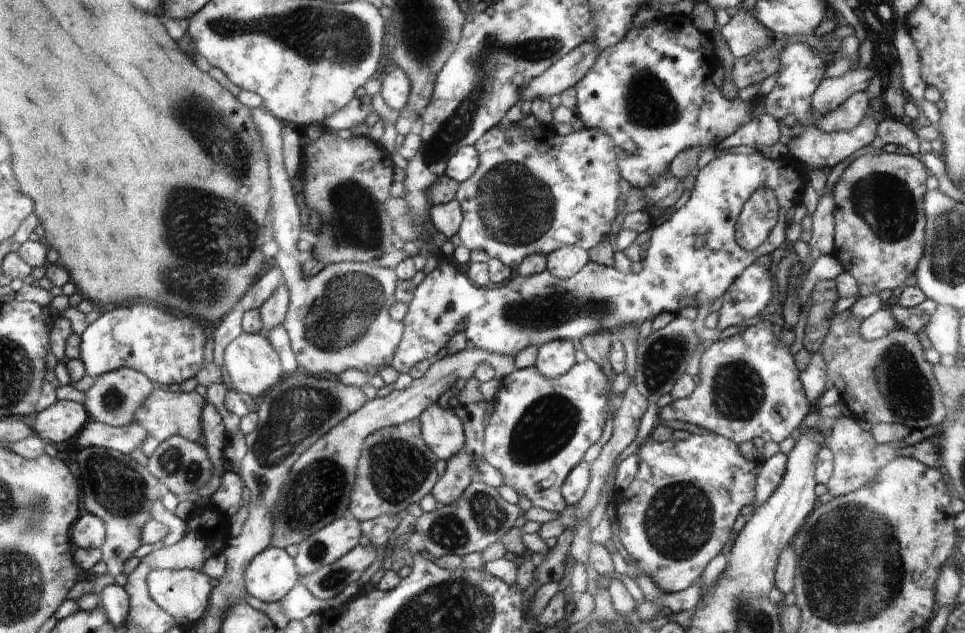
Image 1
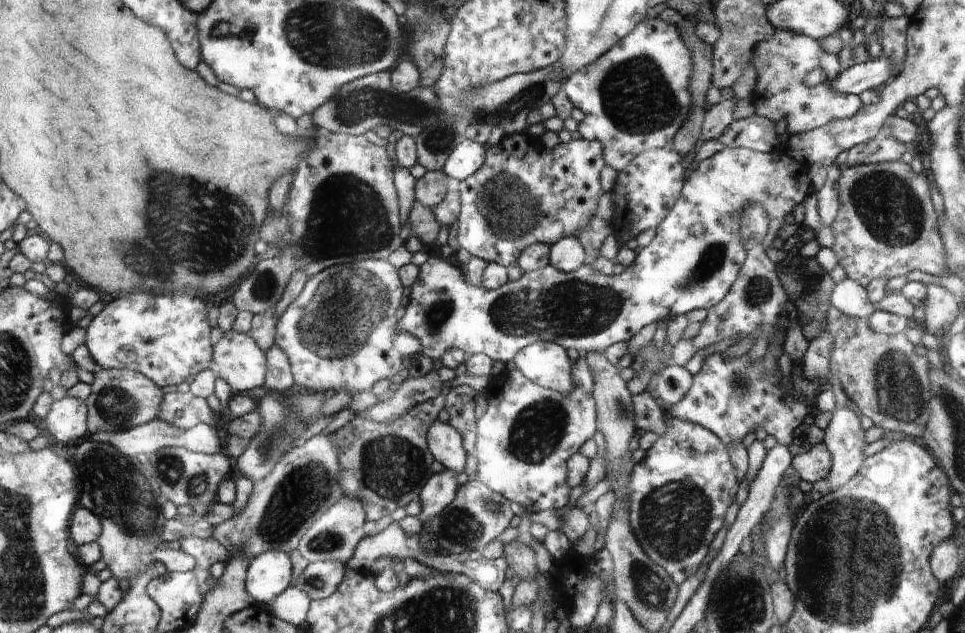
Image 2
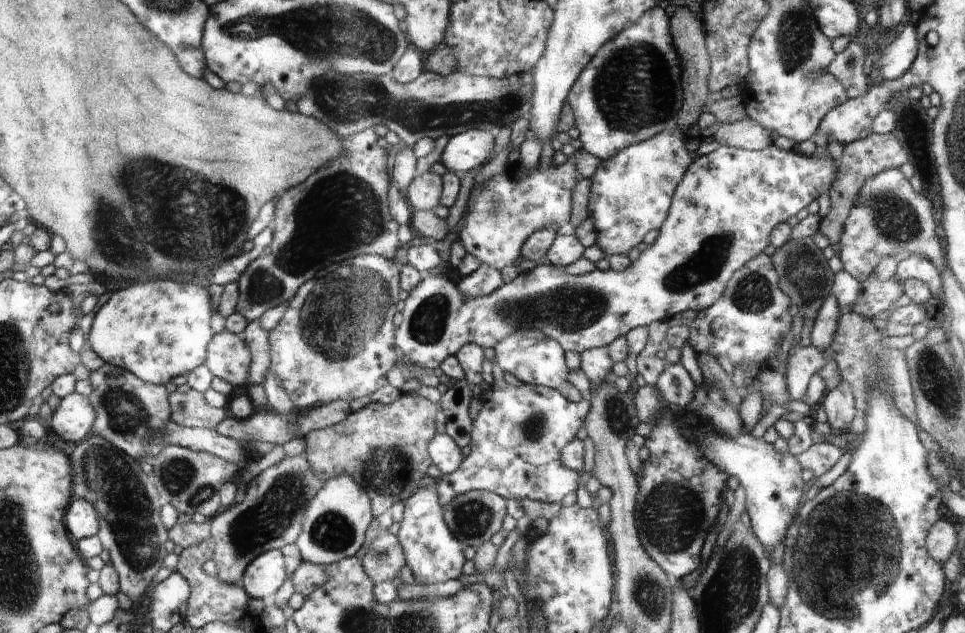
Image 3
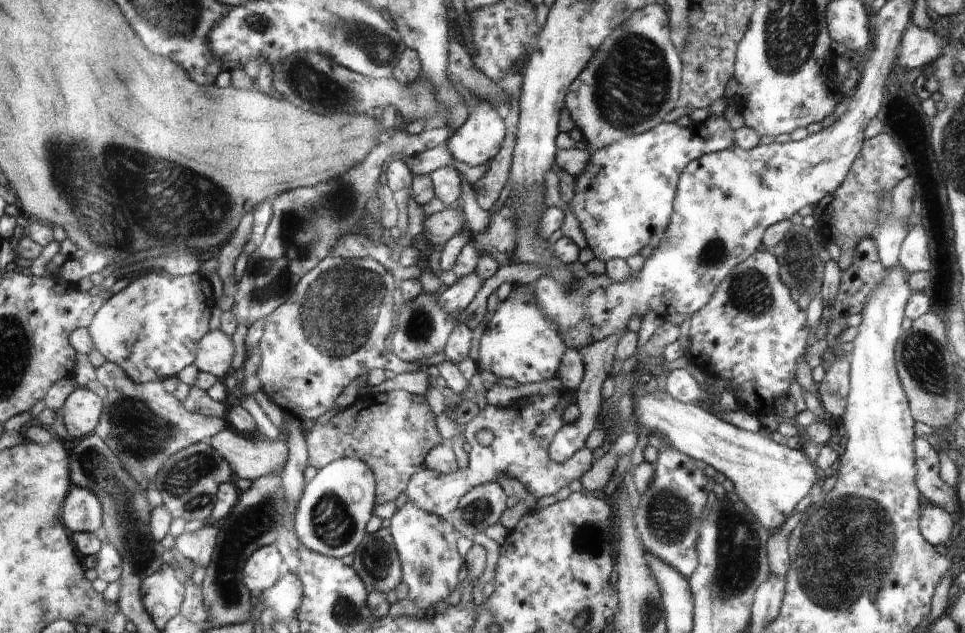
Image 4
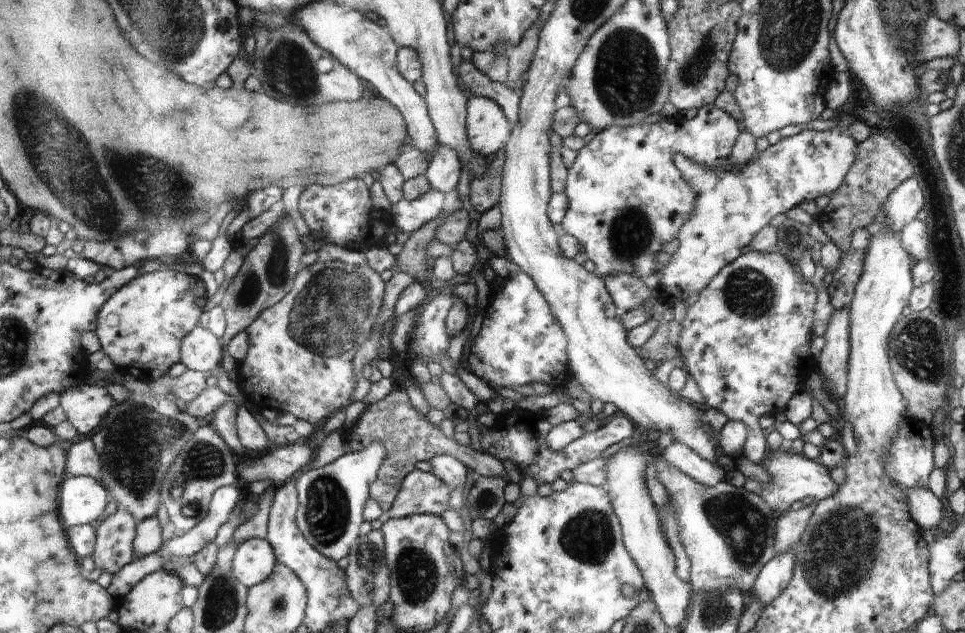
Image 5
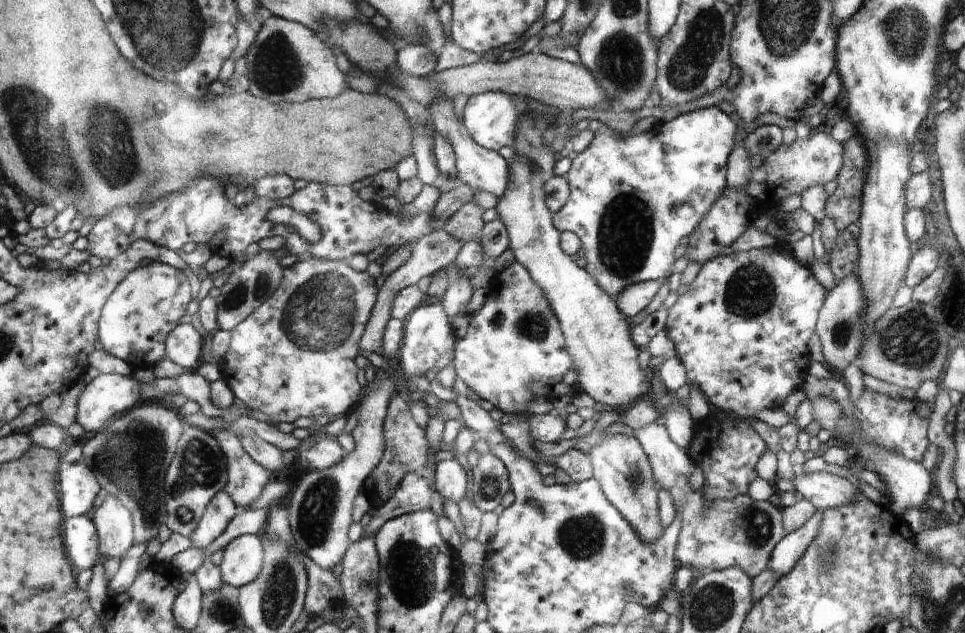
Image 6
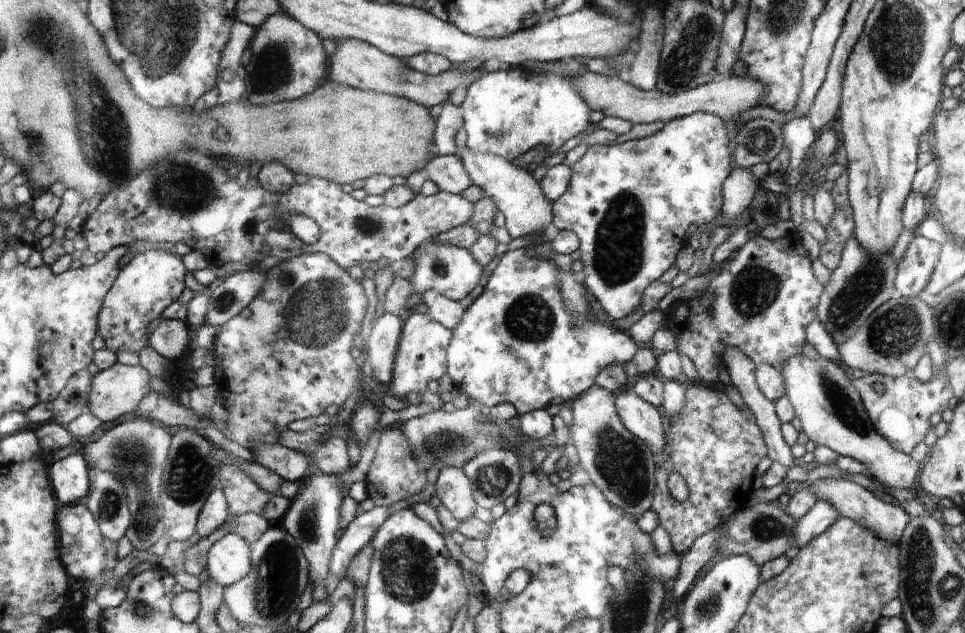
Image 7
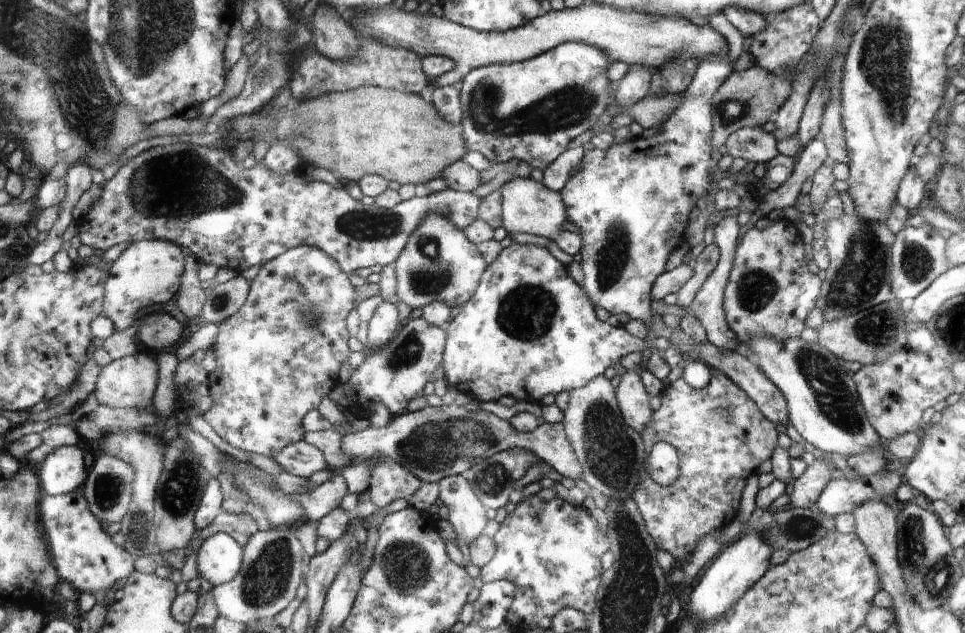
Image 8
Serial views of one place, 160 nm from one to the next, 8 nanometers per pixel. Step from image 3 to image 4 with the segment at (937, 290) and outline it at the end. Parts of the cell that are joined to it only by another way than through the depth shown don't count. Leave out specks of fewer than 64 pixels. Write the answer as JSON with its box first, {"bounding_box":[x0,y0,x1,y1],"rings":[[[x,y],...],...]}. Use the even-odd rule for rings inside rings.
{"bounding_box":[899,222,931,274],"rings":[[[920,222],[908,232],[902,241],[899,252],[900,268],[906,274],[928,271],[931,268],[931,256],[925,230]]]}

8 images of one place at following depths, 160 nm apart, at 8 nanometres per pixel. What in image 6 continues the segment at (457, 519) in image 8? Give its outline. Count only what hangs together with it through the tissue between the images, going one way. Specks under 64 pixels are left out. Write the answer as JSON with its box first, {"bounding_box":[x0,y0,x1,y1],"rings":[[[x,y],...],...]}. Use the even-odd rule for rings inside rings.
{"bounding_box":[434,457,469,504],"rings":[[[456,457],[436,463],[434,470],[435,490],[444,501],[460,504],[469,495],[469,478],[463,460]]]}

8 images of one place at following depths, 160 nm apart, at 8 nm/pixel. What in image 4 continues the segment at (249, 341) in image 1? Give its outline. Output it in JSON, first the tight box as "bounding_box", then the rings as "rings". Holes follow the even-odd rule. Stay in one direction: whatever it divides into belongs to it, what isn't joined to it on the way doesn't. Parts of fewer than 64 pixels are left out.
{"bounding_box":[194,329,234,380],"rings":[[[218,329],[202,338],[194,364],[199,371],[213,374],[218,380],[223,380],[232,372],[230,364],[233,356],[234,344],[231,336]]]}

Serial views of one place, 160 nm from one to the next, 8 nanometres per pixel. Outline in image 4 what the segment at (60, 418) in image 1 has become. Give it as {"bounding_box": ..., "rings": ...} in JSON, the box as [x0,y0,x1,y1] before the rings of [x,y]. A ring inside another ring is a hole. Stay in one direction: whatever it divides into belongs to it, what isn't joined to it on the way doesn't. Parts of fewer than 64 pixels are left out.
{"bounding_box":[61,388,104,438],"rings":[[[86,388],[74,389],[61,406],[66,432],[72,438],[82,438],[92,434],[96,424],[100,424],[104,412],[104,400]]]}

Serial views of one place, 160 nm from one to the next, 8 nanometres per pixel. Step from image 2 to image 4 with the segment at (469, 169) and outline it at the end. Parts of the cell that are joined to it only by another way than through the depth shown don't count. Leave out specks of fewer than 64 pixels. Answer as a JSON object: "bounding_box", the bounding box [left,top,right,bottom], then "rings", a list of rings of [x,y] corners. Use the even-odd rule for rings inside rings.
{"bounding_box":[446,102,505,166],"rings":[[[488,102],[479,107],[454,131],[446,144],[450,154],[468,166],[480,166],[491,161],[505,139],[504,113]]]}

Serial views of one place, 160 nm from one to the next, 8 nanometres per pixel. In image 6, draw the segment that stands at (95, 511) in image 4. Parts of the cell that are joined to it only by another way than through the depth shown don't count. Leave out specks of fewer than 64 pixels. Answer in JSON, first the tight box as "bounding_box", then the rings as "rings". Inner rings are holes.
{"bounding_box":[62,464,100,518],"rings":[[[80,464],[62,466],[62,506],[66,506],[66,518],[92,512],[98,492],[100,484],[92,470]]]}

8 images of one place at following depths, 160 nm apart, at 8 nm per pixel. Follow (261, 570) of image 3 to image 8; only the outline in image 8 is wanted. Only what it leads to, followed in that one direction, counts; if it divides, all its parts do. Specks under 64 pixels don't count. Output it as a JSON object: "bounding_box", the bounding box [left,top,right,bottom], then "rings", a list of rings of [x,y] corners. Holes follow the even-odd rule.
{"bounding_box":[196,533,244,586],"rings":[[[216,533],[206,538],[196,557],[199,576],[213,586],[226,584],[241,572],[244,550],[232,535]]]}

